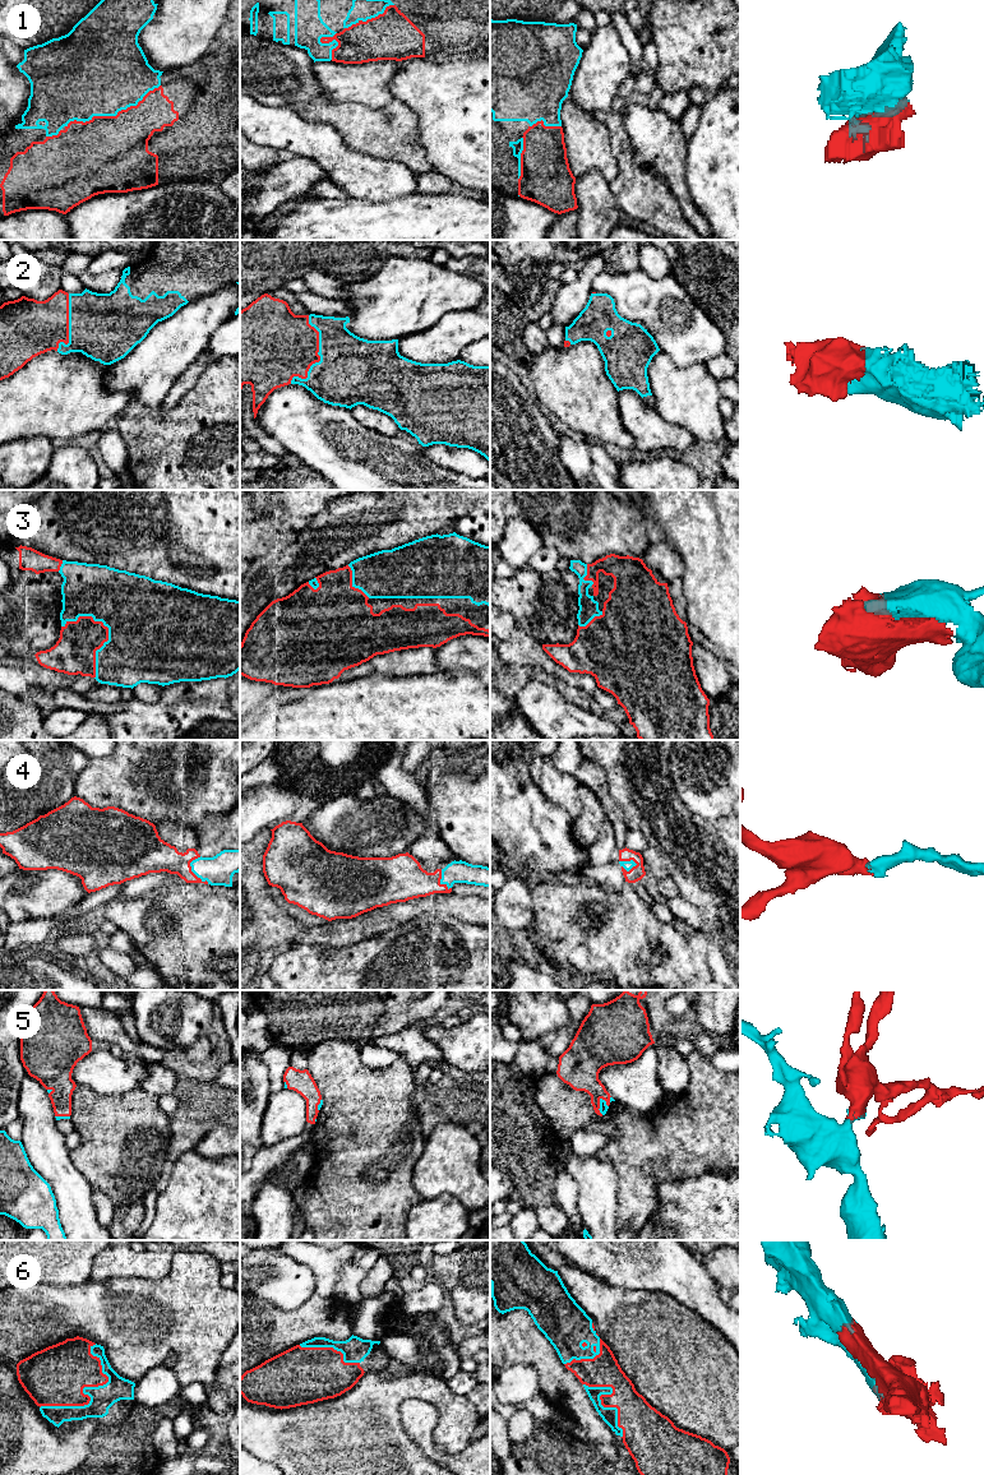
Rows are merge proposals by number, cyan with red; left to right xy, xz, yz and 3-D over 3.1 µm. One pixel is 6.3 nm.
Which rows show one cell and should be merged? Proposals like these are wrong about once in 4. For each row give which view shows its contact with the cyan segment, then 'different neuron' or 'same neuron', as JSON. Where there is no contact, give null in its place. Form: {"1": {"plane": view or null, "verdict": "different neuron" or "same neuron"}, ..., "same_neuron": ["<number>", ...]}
{"1": {"plane": "xy", "verdict": "same neuron"}, "2": {"plane": "xz", "verdict": "same neuron"}, "3": {"plane": "xy", "verdict": "same neuron"}, "4": {"plane": "xy", "verdict": "same neuron"}, "5": {"plane": "yz", "verdict": "same neuron"}, "6": {"plane": "xy", "verdict": "same neuron"}, "same_neuron": ["1", "2", "3", "4", "5", "6"]}

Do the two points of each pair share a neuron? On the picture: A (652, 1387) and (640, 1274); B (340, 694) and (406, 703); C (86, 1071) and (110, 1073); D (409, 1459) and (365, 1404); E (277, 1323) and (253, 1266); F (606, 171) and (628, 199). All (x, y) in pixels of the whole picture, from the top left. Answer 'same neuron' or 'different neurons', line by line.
A: different neurons
B: same neuron
C: same neuron
D: same neuron
E: different neurons
F: different neurons

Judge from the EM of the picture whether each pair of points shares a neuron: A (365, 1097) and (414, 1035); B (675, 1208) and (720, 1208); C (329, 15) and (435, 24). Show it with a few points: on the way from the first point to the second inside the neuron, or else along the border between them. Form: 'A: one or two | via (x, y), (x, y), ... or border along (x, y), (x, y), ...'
A: two | border along (400, 1055), (405, 1058), (412, 1069)
B: one | via (687, 1208), (708, 1210)
C: one | via (356, 15), (409, 15)

